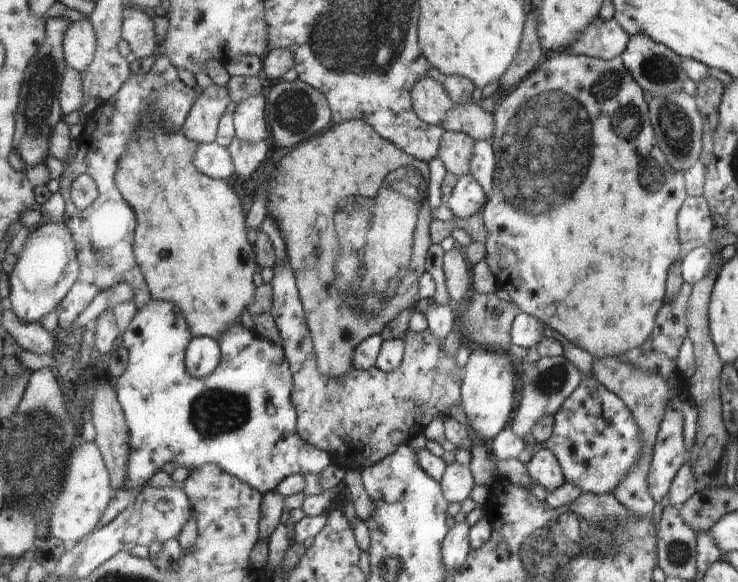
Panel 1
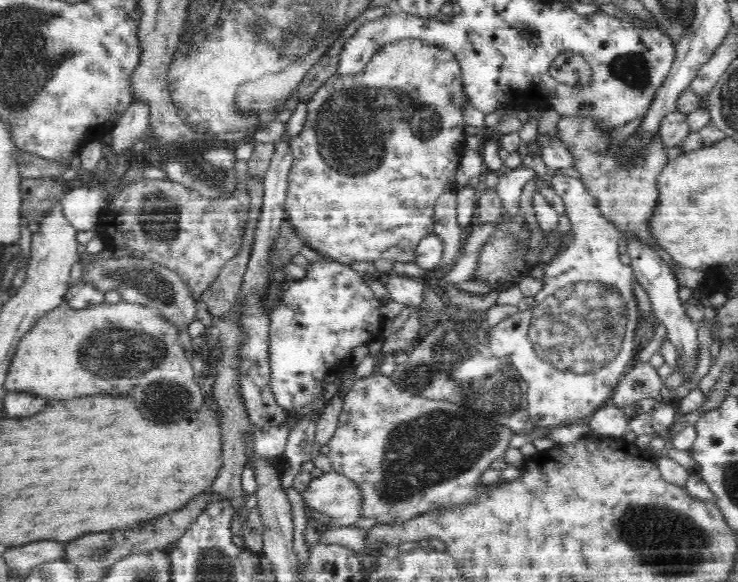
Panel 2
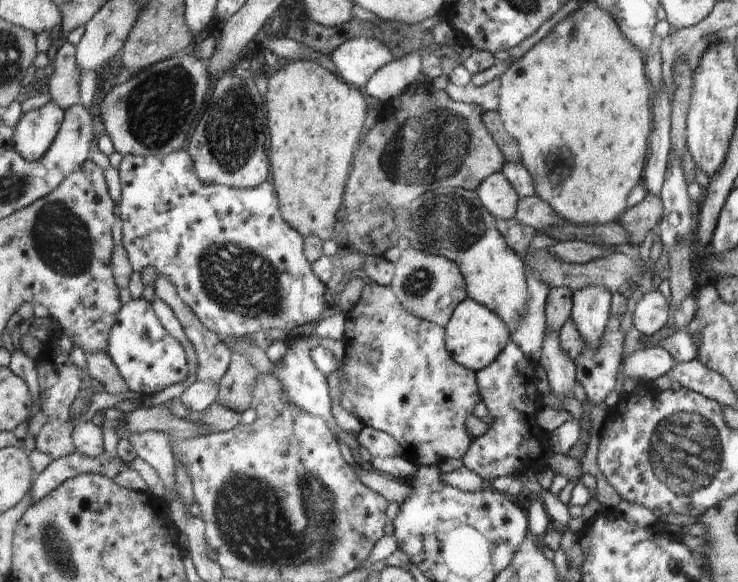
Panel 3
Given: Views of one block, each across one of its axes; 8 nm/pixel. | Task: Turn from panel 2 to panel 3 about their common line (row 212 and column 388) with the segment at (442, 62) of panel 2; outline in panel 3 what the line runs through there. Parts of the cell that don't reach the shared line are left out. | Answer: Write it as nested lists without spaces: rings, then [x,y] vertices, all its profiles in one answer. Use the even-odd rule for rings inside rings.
[[[370,281],[364,285],[358,302],[345,313],[345,331],[339,338],[345,346],[343,379],[339,403],[364,427],[372,427],[392,435],[415,465],[439,465],[443,460],[462,460],[472,436],[466,422],[481,401],[476,372],[459,365],[445,345],[444,327],[409,313],[390,286]]]

